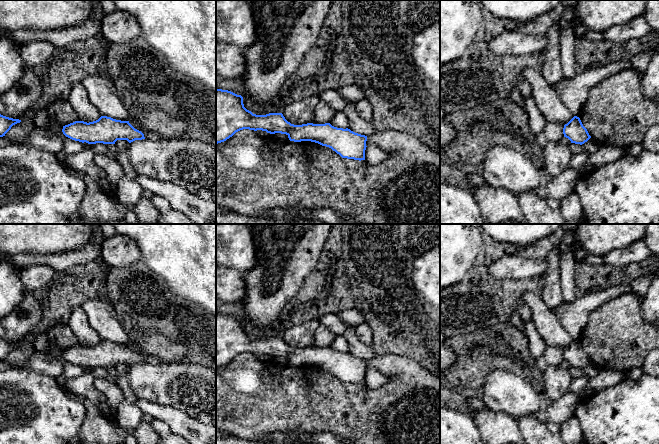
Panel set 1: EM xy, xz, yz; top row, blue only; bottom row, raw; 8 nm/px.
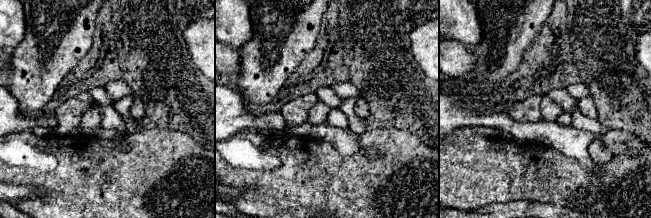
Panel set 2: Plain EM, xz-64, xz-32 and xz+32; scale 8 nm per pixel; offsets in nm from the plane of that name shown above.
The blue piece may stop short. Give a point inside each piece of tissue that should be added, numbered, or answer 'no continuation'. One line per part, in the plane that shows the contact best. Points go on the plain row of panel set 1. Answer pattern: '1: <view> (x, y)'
no continuation

